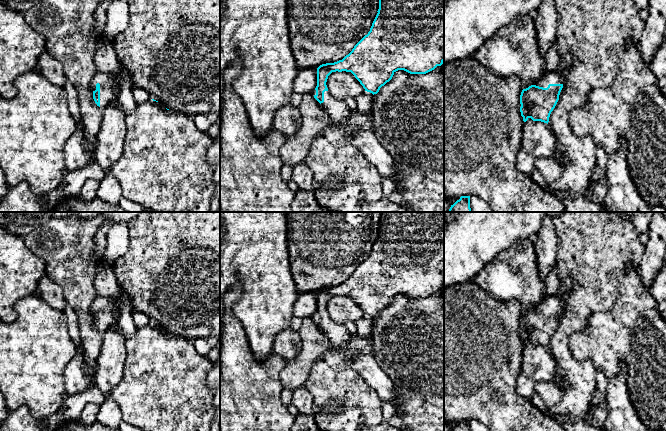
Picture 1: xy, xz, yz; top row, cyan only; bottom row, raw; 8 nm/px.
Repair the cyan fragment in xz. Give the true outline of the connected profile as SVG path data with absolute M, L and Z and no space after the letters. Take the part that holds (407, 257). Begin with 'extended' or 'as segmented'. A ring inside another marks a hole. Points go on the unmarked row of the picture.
extended | M381 212L377 236L368 258L348 279L317 292L317 310L311 317L337 351L347 350L352 334L329 317L326 306L332 296L351 296L374 319L398 294L426 298L444 286L444 212Z

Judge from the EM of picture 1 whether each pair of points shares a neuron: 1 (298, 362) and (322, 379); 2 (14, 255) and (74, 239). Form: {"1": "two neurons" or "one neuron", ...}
{"1": "two neurons", "2": "two neurons"}

